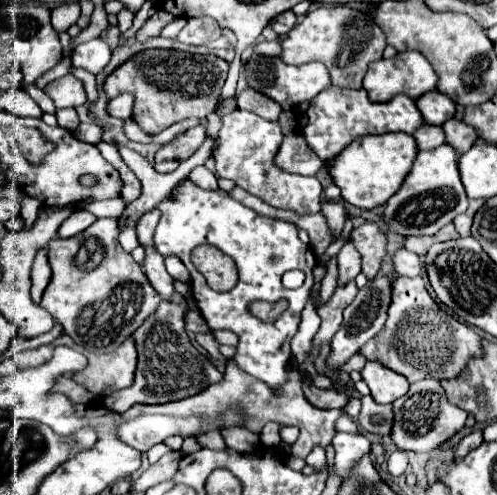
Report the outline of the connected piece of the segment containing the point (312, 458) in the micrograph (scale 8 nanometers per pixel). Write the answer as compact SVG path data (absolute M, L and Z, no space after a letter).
M315 447L309 455L307 455L307 465L311 465L311 467L317 467L317 469L323 469L325 465L327 465L327 461L325 461L325 449L323 447Z

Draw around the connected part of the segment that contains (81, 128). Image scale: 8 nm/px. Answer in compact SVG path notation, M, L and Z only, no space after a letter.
M80 123L73 134L80 141L95 145L101 141L101 133L103 129L95 123Z

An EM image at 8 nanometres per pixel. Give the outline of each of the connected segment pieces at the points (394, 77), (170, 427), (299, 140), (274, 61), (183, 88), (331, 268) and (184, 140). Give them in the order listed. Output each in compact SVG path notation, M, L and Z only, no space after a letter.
M405 51L405 53L397 53L393 59L375 61L373 65L369 65L369 71L363 79L363 89L369 93L369 99L379 101L379 103L391 101L399 93L405 93L417 99L423 93L433 91L435 87L437 87L437 73L429 65L429 61L417 51Z
M143 415L133 421L125 421L119 427L119 437L135 447L141 453L147 453L153 445L165 441L171 435L199 435L201 419L197 417L161 417L161 415Z
M289 133L277 153L277 165L289 173L299 173L299 175L315 175L325 161L315 155L315 151L309 149L305 137L297 133Z
M251 55L247 67L247 81L249 87L265 93L267 97L275 99L285 111L295 109L299 103L311 101L317 93L327 89L331 85L331 77L325 65L321 63L305 63L305 65L287 65L279 57L261 57L261 55Z
M147 49L117 67L105 81L107 97L121 93L135 95L133 119L149 135L157 135L169 125L187 117L207 117L215 111L221 87L227 79L229 63L213 55L189 55L171 49Z
M331 257L331 259L325 263L325 269L327 269L327 273L325 273L323 281L321 281L321 289L319 289L321 301L319 301L318 306L322 304L325 305L327 299L333 295L333 291L335 291L335 287L337 287L337 275L339 275L339 273L337 273L337 259Z
M203 125L193 127L193 129L185 131L183 135L179 135L175 141L165 143L165 145L157 151L155 163L169 161L169 159L177 159L177 161L189 159L189 157L201 147L203 141L205 141L205 127L203 127Z

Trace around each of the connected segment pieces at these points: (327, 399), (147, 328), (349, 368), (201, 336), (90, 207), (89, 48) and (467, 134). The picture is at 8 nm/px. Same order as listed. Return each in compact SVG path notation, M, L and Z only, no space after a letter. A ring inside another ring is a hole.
M311 381L303 383L303 393L311 405L317 409L343 409L349 403L349 397L337 389L317 389Z
M161 303L153 317L147 317L145 323L133 333L139 351L139 363L135 373L135 383L121 391L115 391L103 399L103 403L113 411L127 411L137 403L155 405L155 403L169 403L181 401L189 395L197 395L201 389L209 387L221 373L205 359L189 341L185 327L183 327L183 309L175 305ZM179 309L179 311L177 311Z
M355 354L343 365L343 370L347 373L351 373L352 371L360 372L365 366L366 362L367 360L365 357Z
M197 333L195 339L197 339L197 343L199 343L199 345L201 345L213 359L219 359L219 361L227 363L227 359L219 353L219 343L217 343L209 333Z
M105 199L105 201L95 201L95 203L85 203L79 205L79 209L87 209L95 217L119 217L125 209L123 199Z
M93 39L89 43L83 43L73 51L73 67L85 69L93 75L99 75L109 63L109 59L111 59L111 49L103 39Z
M449 119L443 125L443 131L447 135L447 143L455 145L457 151L459 151L459 155L463 155L465 151L469 151L475 145L475 141L479 139L477 133L475 133L475 129L471 125L459 121L459 119Z

